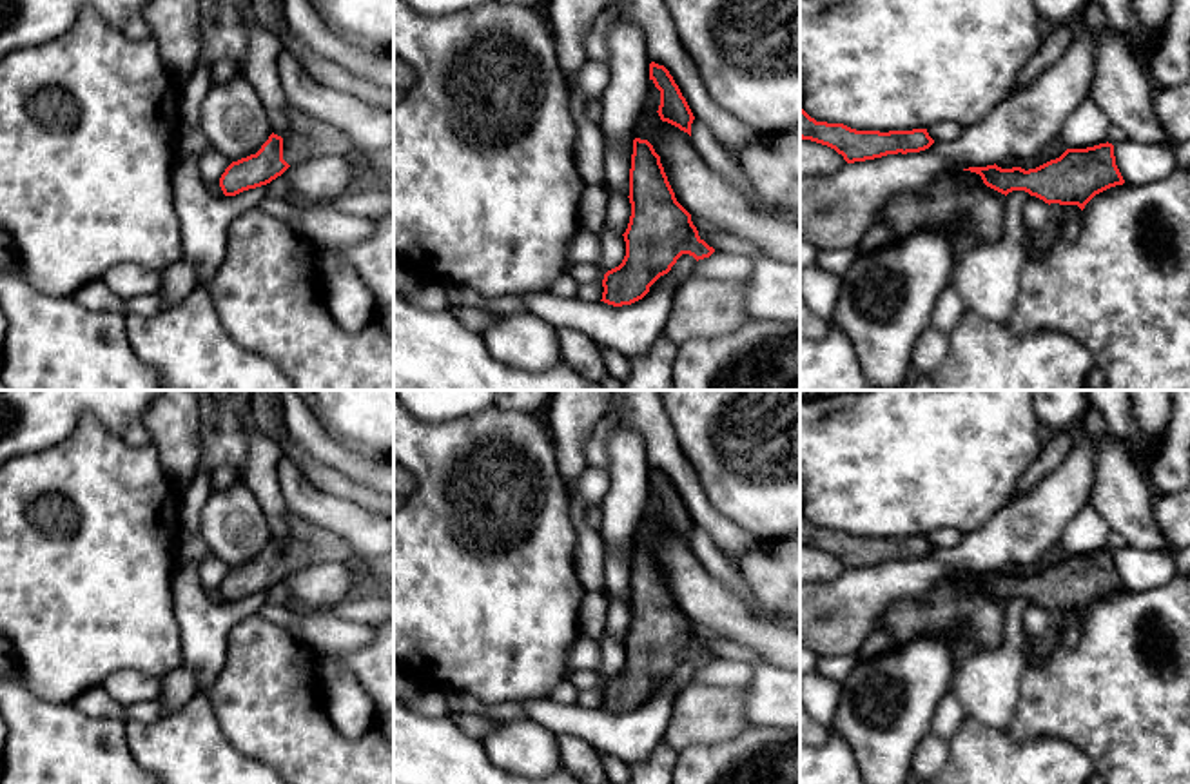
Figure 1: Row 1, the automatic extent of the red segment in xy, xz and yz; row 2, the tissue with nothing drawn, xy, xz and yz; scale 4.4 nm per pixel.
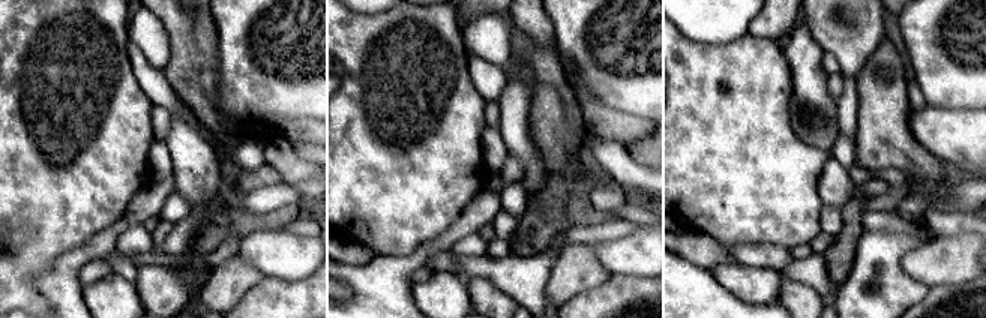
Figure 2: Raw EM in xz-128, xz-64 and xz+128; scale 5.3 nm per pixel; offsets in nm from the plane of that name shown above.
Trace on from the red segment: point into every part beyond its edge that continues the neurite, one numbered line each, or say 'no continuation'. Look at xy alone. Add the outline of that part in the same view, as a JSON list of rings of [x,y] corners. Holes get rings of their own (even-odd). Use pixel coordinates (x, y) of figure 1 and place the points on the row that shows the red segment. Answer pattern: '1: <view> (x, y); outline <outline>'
1: xy (294, 146); outline [[[288,132],[283,136],[283,160],[288,165],[298,165],[312,158],[308,151],[308,140],[301,134]]]

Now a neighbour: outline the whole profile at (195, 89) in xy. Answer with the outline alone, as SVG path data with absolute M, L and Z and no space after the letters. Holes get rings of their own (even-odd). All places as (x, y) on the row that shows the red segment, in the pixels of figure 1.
M200 58L194 74L180 85L180 129L187 132L201 131L201 103L210 89L210 69L209 58Z

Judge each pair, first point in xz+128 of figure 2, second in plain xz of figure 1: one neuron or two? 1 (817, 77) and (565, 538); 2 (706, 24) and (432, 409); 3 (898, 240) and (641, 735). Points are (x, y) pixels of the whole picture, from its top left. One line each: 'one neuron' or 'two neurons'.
1: two neurons
2: one neuron
3: two neurons

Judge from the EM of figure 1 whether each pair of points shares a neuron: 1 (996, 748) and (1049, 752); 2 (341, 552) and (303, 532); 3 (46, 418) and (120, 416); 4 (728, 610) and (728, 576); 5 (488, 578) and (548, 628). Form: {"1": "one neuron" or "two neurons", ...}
{"1": "one neuron", "2": "one neuron", "3": "one neuron", "4": "two neurons", "5": "one neuron"}

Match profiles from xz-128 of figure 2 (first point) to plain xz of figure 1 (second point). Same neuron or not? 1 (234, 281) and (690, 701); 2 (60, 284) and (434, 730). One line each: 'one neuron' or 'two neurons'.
1: one neuron
2: one neuron

